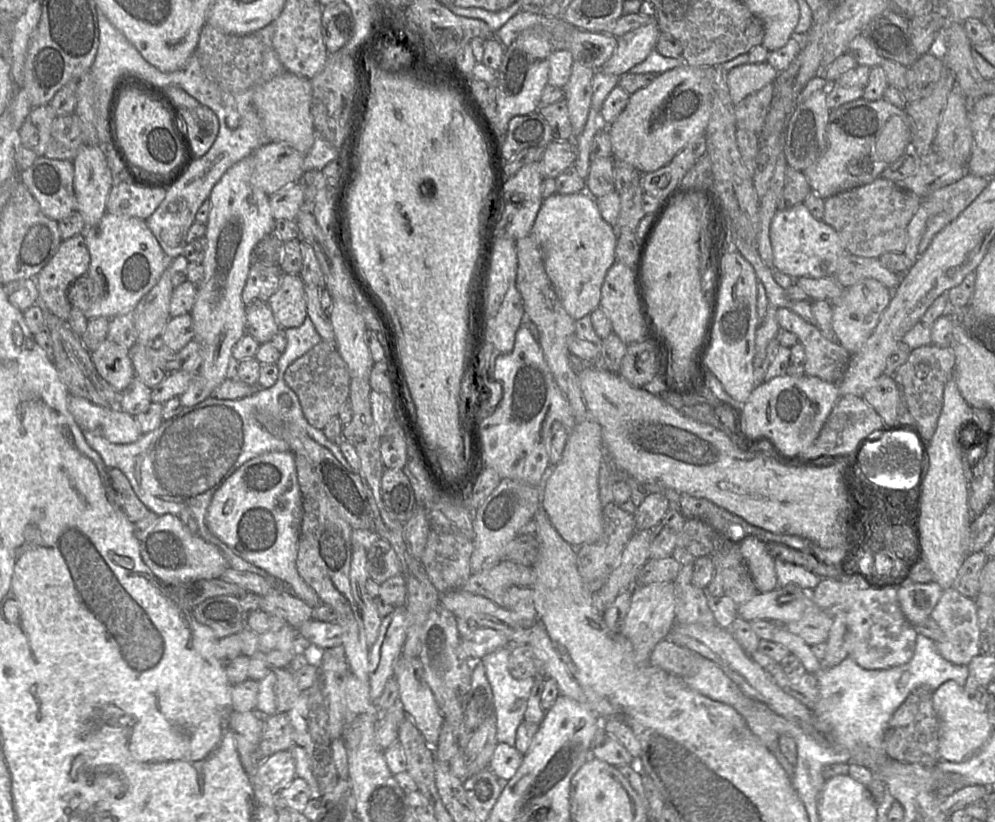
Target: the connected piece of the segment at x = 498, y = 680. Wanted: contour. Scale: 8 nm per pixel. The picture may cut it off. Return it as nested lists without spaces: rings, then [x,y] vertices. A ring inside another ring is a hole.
[[[511,646],[502,647],[483,656],[481,660],[494,699],[494,708],[497,718],[497,742],[515,747],[516,731],[519,724],[524,720],[524,714],[528,706],[528,698],[534,684],[534,678],[516,679],[511,675],[508,666],[510,650]]]

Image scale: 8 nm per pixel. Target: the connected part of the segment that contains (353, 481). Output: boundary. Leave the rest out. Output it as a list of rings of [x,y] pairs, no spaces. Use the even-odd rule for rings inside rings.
[[[312,438],[301,440],[303,447],[290,450],[294,456],[298,483],[303,502],[303,517],[298,540],[296,566],[299,575],[337,615],[336,622],[343,629],[342,647],[345,652],[349,671],[362,681],[369,680],[369,651],[361,618],[352,595],[349,571],[352,558],[351,533],[353,529],[375,530],[373,513],[367,500],[366,491],[359,474],[346,470],[332,453]]]

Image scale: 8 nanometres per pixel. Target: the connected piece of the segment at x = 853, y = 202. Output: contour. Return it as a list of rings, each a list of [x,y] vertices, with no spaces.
[[[878,177],[869,184],[826,198],[822,220],[837,232],[844,250],[856,256],[878,258],[887,252],[904,252],[908,225],[921,202],[915,193]]]

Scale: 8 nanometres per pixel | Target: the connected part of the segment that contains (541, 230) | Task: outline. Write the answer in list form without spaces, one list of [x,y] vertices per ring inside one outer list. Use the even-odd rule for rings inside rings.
[[[586,191],[565,195],[552,194],[543,200],[530,234],[542,251],[546,274],[563,308],[574,320],[590,315],[599,307],[604,278],[615,262],[615,246],[618,238],[615,229],[602,218],[596,199]]]

